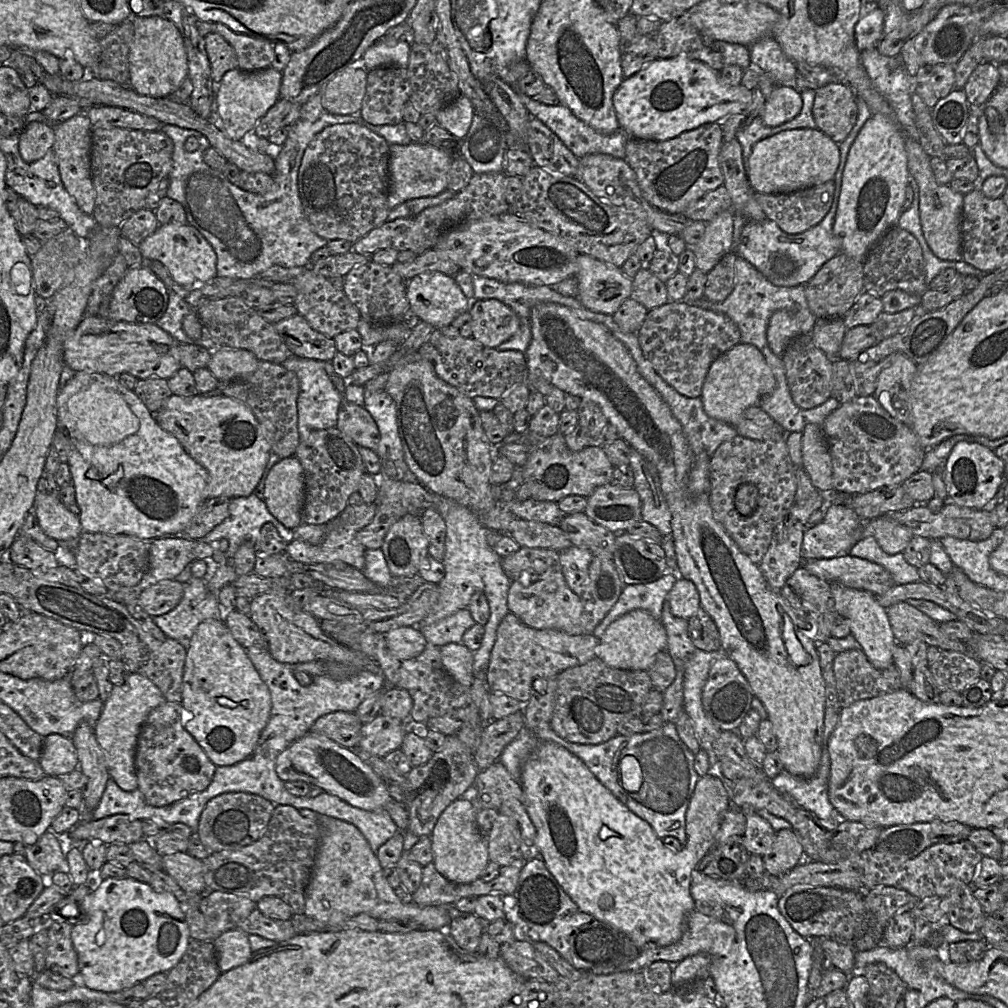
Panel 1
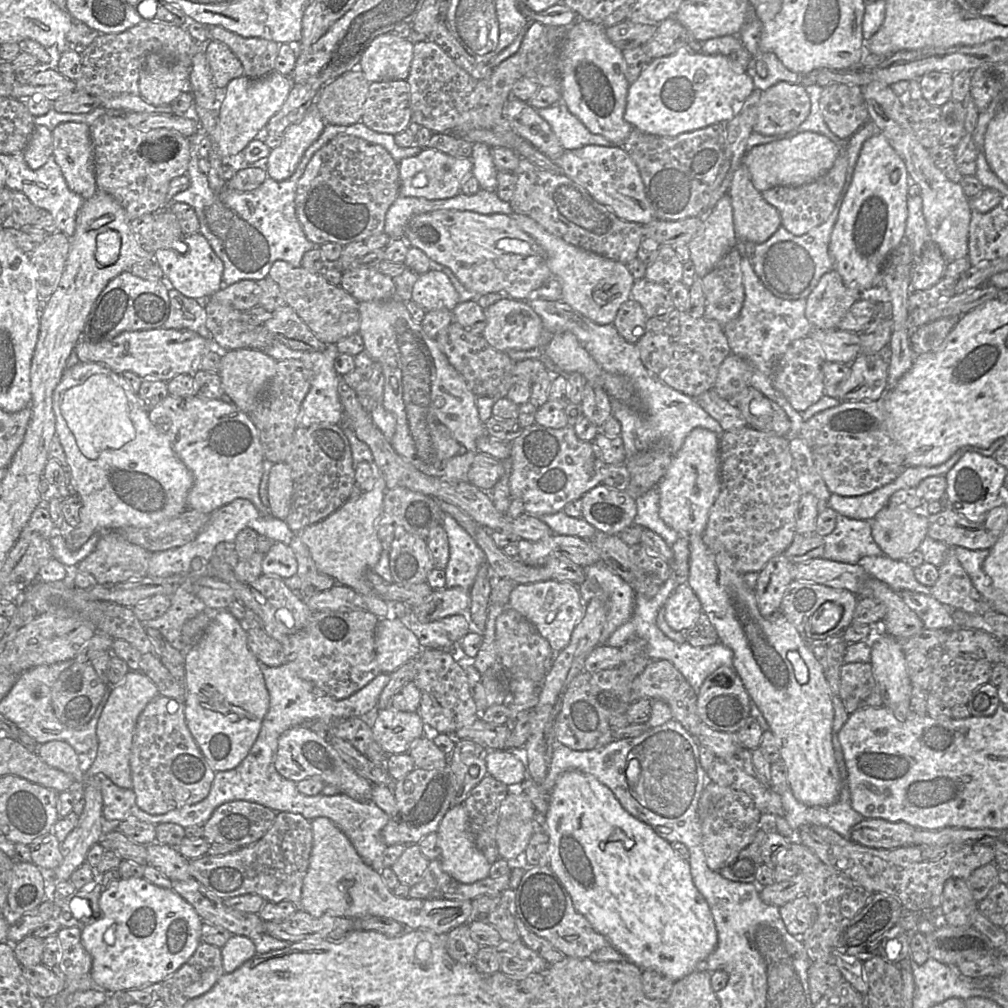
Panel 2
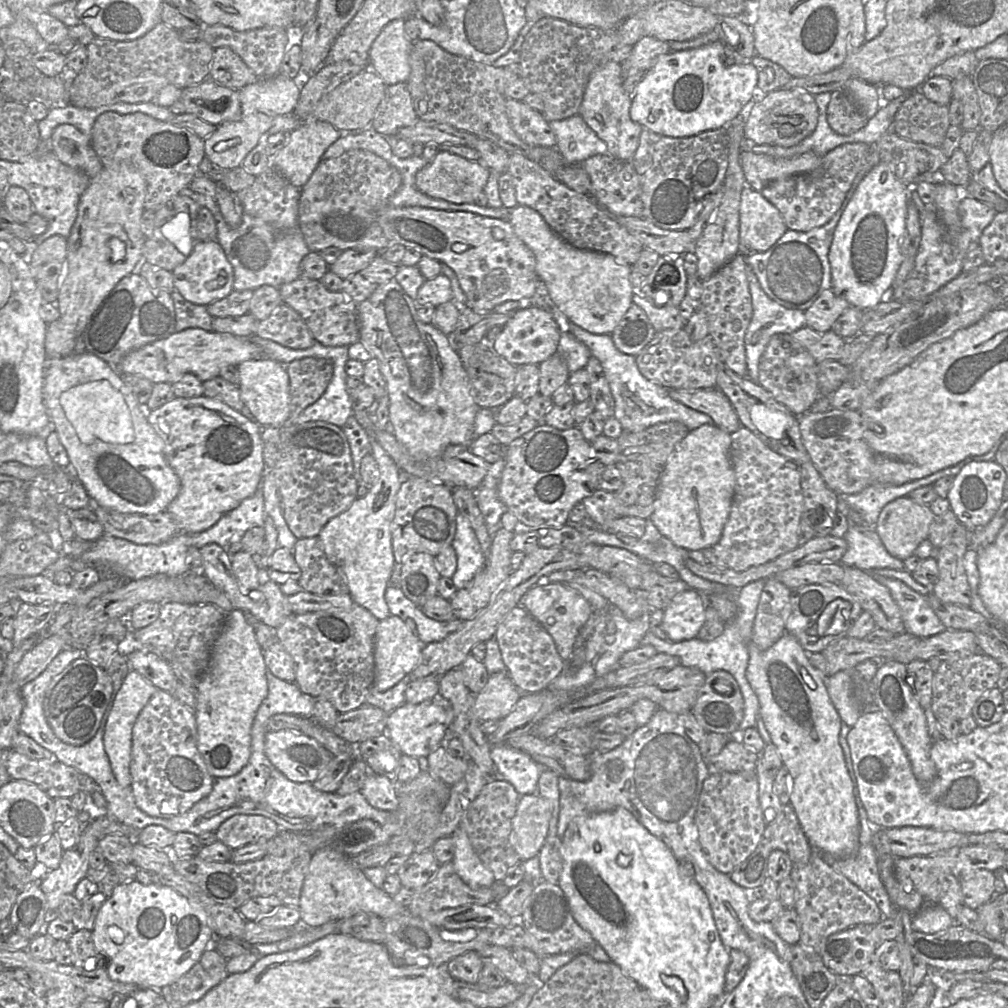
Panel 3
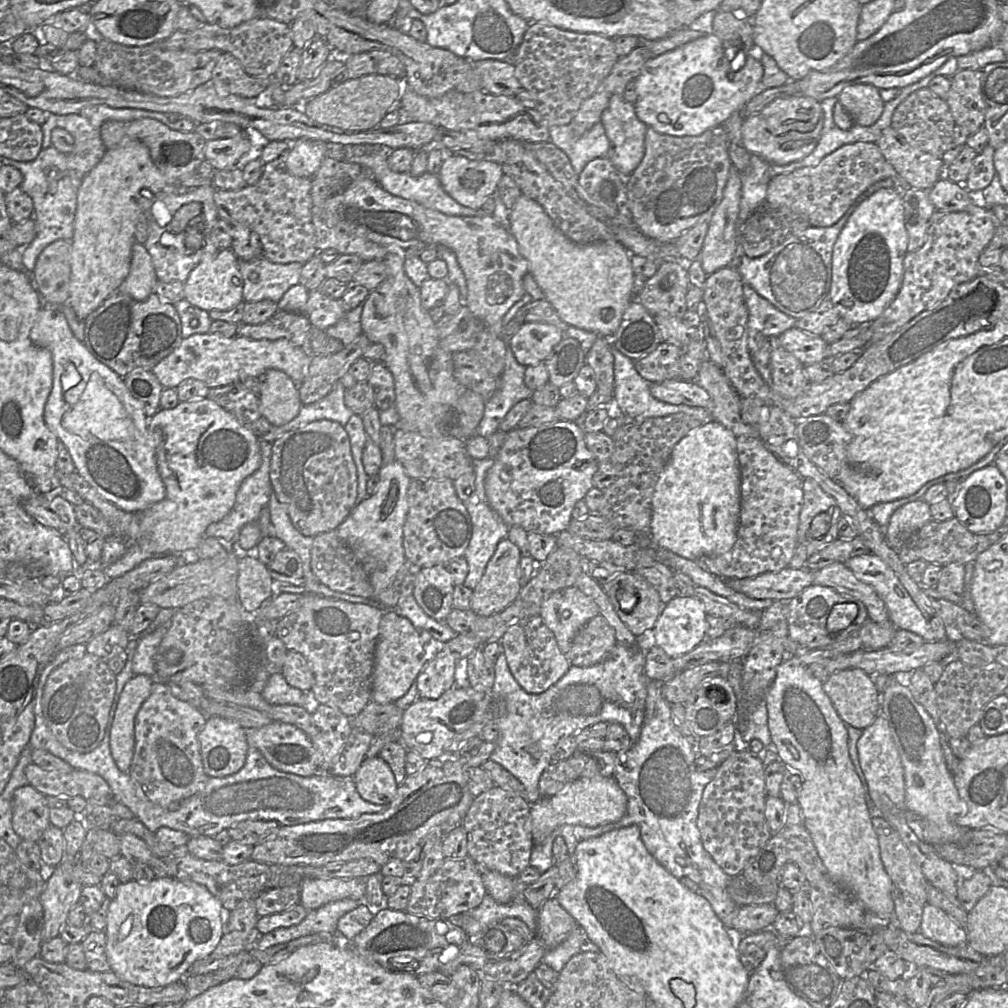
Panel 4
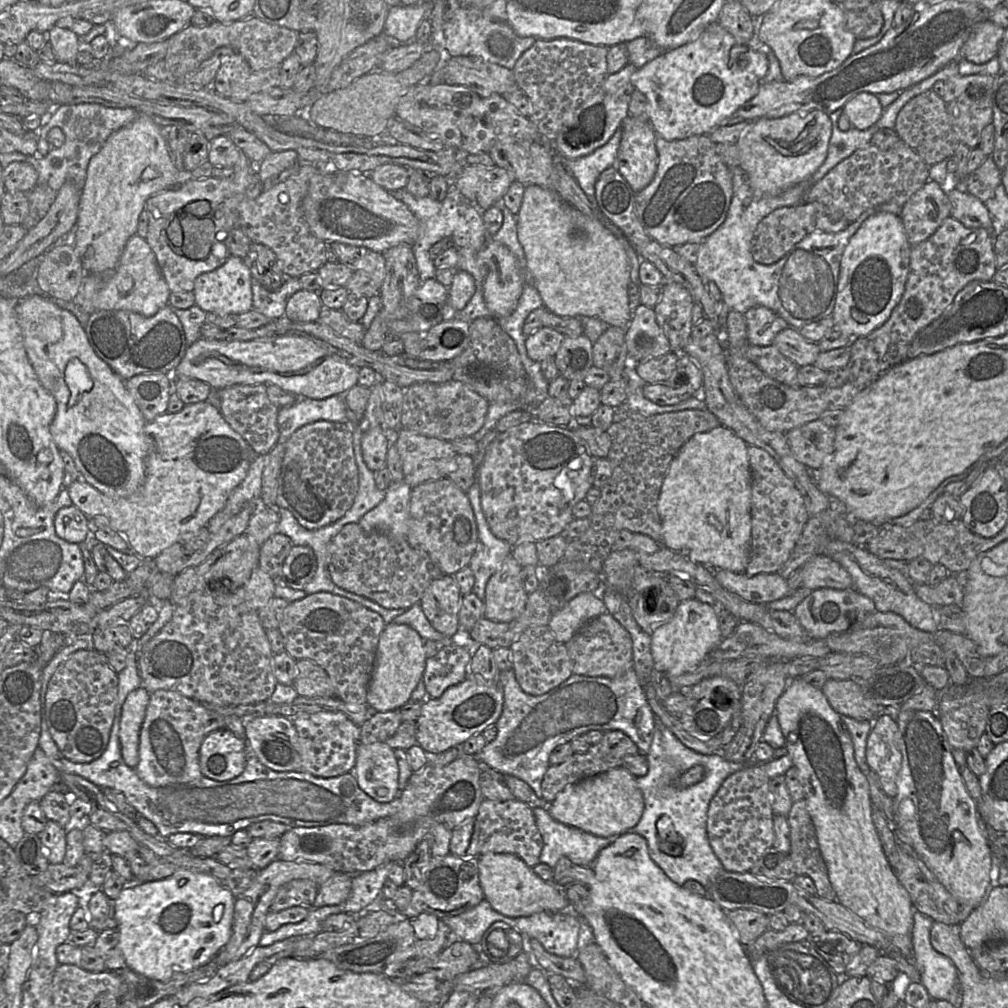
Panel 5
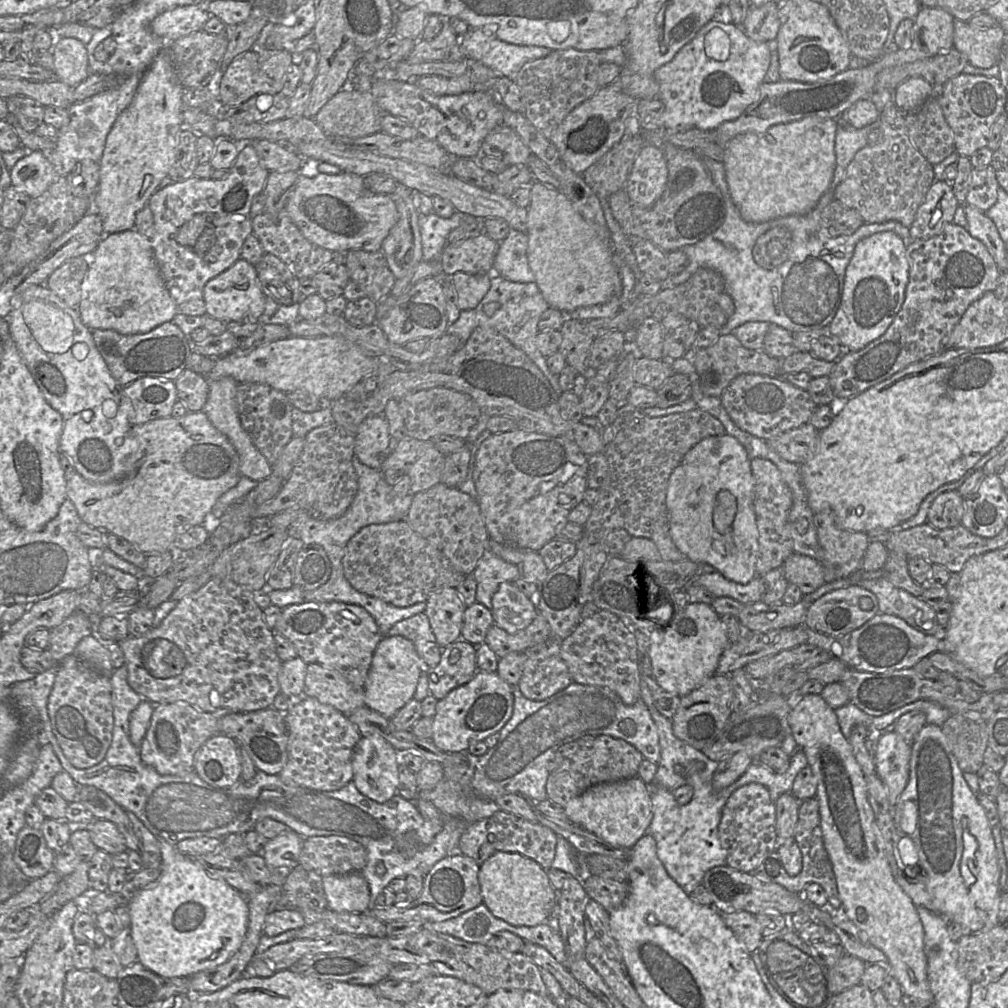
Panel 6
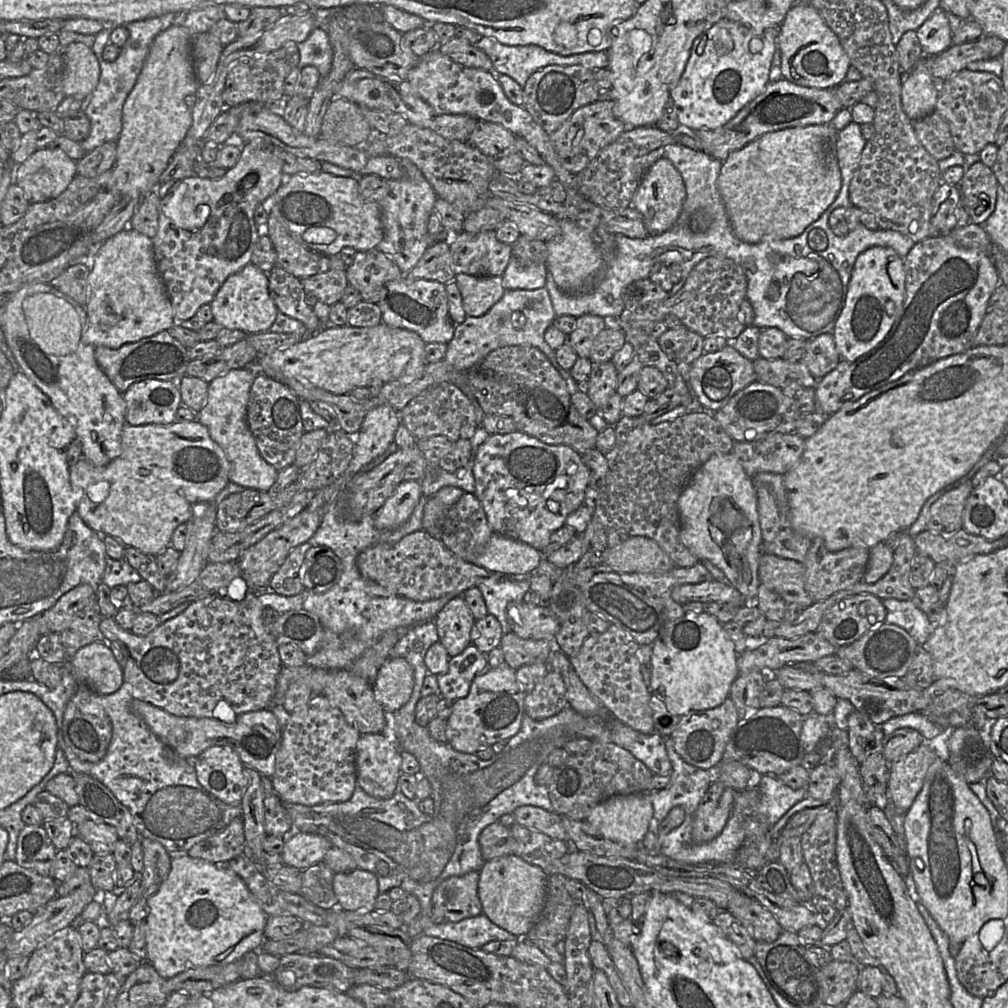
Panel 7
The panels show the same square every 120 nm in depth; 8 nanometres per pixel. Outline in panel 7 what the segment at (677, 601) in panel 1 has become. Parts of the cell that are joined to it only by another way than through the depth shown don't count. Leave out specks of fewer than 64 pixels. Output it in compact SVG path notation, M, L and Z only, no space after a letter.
M706 611L685 612L683 616L663 625L651 646L650 689L662 697L671 713L681 717L691 710L712 709L721 705L730 696L731 685L739 675L738 654L733 641L715 616Z

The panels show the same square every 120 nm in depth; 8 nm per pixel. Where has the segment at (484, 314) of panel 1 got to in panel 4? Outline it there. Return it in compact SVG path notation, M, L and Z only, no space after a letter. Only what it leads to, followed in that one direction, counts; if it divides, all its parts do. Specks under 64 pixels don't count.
M526 322L509 339L509 345L518 363L527 367L545 362L563 338L564 332L556 326Z

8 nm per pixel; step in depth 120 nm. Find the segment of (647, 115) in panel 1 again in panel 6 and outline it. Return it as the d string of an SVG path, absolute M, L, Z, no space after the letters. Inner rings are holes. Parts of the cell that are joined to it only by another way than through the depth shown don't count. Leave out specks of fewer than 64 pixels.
M710 20L670 62L654 73L659 86L657 98L665 106L663 130L680 132L696 128L712 131L721 123L738 118L757 100L770 64L771 51L768 42L752 40L742 27L733 23ZM714 28L722 29L730 37L730 55L724 61L710 58L705 52L705 37Z

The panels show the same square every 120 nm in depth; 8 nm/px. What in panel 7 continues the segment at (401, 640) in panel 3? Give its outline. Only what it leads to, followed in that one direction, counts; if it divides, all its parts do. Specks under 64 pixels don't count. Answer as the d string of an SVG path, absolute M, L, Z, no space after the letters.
M388 658L372 684L376 701L388 715L408 702L413 687L413 669L404 658Z

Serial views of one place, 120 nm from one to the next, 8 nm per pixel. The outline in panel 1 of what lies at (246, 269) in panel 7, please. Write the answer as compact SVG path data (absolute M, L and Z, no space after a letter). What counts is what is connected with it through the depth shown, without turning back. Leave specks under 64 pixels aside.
M188 223L159 225L138 247L144 262L148 260L161 262L172 279L187 291L200 287L217 276L215 251L201 233Z

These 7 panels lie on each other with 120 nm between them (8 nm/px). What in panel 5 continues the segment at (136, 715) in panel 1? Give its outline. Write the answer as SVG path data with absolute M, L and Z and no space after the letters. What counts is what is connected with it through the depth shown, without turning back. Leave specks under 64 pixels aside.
M143 686L131 691L123 704L119 739L125 763L135 768L139 762L140 732L150 694Z

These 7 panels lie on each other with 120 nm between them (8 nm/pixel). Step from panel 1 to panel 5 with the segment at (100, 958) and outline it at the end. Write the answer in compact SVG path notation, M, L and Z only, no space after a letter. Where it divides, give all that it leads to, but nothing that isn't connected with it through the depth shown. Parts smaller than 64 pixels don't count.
M185 869L162 880L123 888L114 900L114 911L127 968L168 982L207 964L231 937L235 901L214 877Z

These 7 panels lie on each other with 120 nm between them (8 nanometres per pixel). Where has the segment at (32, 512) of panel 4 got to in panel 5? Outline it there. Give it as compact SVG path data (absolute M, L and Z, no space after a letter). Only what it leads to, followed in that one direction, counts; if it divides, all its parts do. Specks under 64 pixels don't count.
M75 505L61 508L54 518L58 537L71 543L88 544L91 548L97 541L91 537L88 517Z

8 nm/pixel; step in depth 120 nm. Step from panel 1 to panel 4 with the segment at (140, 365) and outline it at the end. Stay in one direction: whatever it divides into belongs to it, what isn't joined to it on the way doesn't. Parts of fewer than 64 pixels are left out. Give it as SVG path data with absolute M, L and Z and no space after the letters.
M193 334L182 339L180 345L163 358L151 371L164 388L176 388L184 380L202 381L209 388L240 383L247 377L259 377L269 369L287 374L298 387L304 380L312 356L311 351L286 339L253 340L246 337L224 337L220 334Z

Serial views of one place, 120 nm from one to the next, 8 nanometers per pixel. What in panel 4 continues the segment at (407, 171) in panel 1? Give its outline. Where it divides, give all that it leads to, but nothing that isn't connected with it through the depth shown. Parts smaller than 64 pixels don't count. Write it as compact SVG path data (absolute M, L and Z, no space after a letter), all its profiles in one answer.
M445 156L438 179L453 200L478 210L495 192L503 175L501 166L492 160L470 161L461 156Z

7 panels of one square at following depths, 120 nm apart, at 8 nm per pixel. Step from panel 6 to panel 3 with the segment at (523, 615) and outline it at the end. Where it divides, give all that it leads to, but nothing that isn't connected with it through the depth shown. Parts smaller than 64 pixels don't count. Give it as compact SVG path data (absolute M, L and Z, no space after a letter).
M518 521L514 532L500 527L494 536L491 536L491 551L486 564L473 580L462 589L457 589L453 597L448 600L455 618L461 621L472 619L481 609L487 606L492 593L499 584L512 572L510 547L515 533L530 531Z

